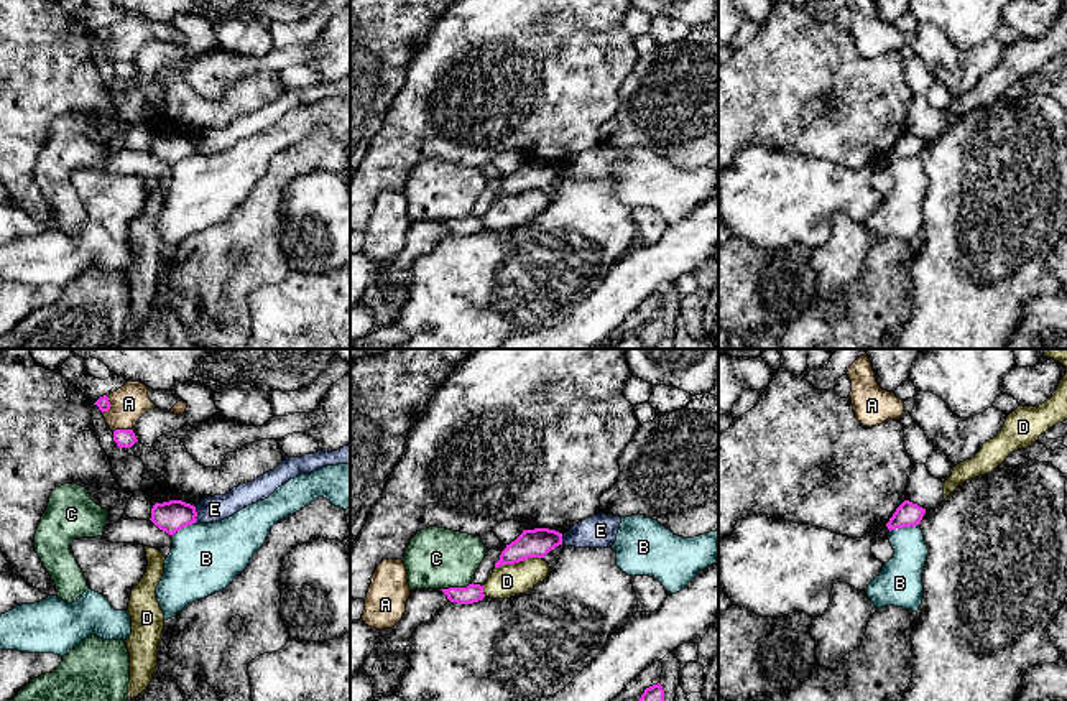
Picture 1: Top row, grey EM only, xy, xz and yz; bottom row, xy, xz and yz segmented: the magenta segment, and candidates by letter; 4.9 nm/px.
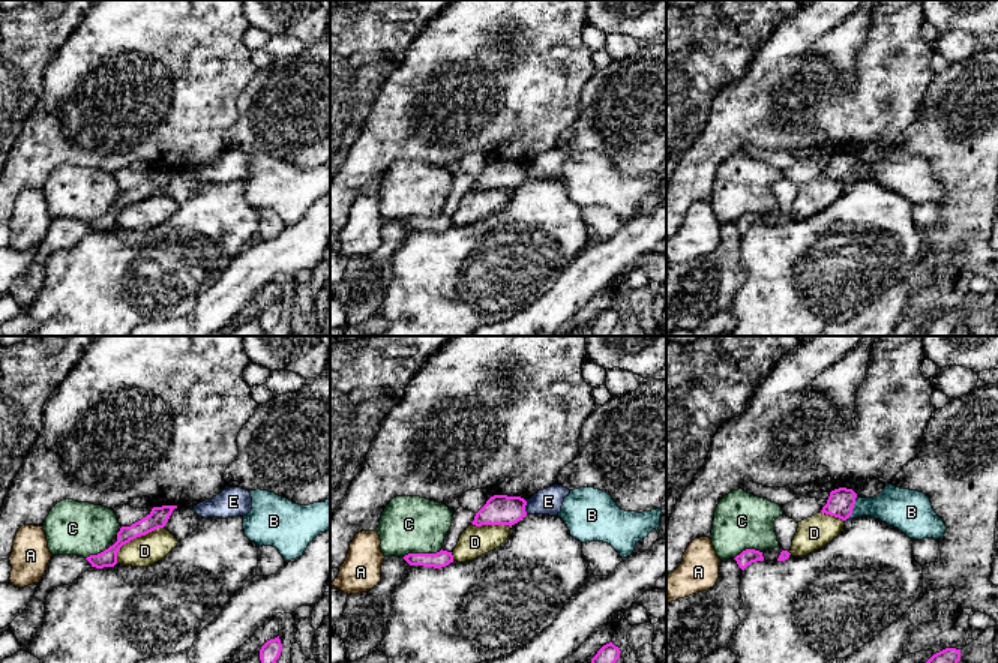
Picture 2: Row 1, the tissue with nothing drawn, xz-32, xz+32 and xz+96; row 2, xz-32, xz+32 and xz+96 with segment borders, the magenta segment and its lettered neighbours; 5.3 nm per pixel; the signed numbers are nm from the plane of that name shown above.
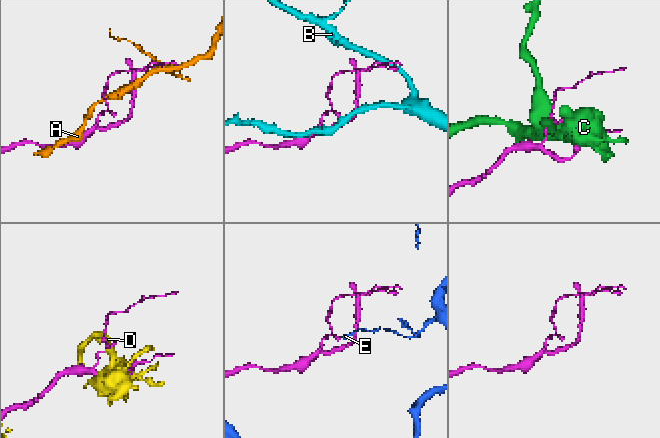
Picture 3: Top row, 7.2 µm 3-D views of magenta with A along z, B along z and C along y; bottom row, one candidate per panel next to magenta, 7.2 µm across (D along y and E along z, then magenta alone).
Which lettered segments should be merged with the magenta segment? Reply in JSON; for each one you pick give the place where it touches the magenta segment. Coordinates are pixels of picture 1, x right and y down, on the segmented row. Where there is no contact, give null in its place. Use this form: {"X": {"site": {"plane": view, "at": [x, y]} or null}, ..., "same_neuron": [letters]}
{"same_neuron": []}

